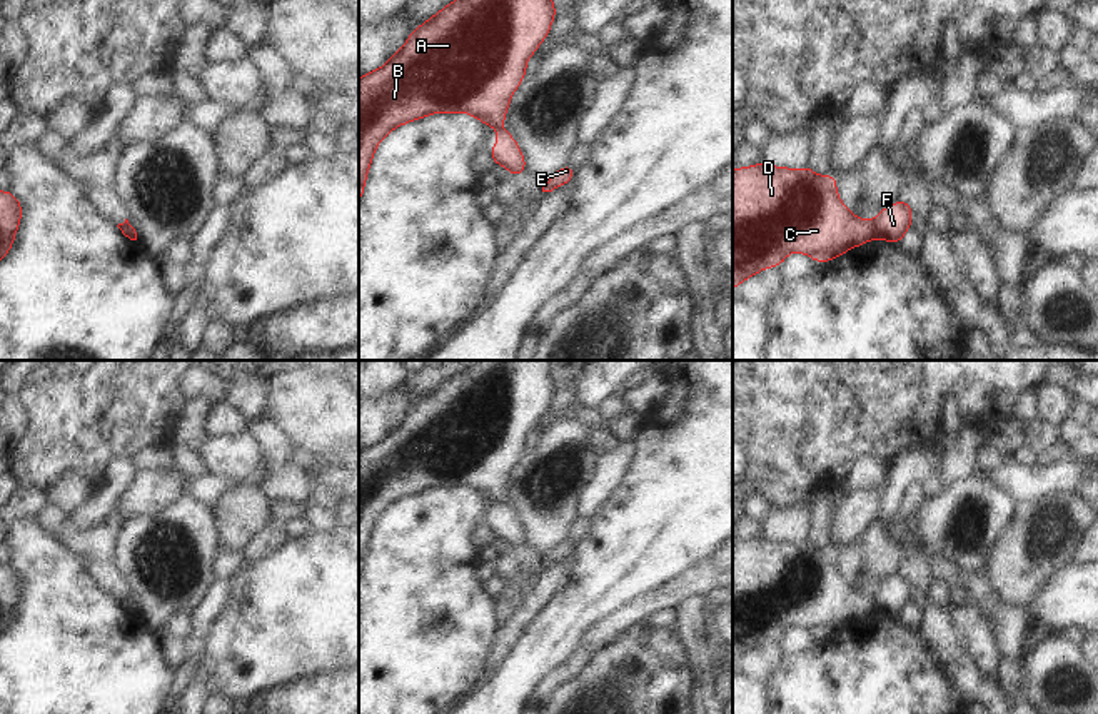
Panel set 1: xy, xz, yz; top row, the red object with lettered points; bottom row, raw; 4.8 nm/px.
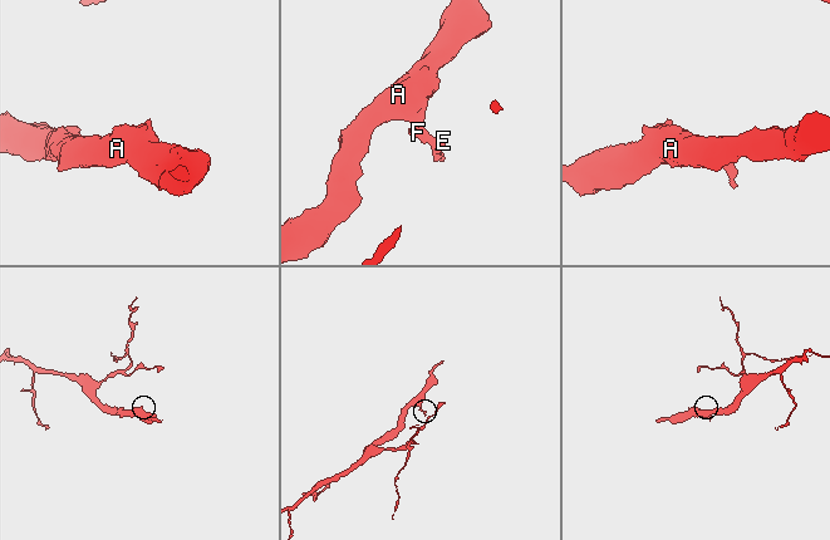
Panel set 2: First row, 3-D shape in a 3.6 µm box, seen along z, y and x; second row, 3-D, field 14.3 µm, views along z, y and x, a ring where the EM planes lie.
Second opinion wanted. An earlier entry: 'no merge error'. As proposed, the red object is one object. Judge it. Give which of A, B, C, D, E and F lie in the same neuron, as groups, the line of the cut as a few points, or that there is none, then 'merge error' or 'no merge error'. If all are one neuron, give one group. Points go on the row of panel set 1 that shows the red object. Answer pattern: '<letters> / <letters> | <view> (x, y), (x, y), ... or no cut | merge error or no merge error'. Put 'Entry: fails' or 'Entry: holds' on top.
Entry: fails
A B C D / E F | yz (873, 222), (878, 236) | merge error

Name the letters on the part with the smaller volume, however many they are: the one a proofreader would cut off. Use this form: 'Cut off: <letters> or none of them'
Cut off: E, F

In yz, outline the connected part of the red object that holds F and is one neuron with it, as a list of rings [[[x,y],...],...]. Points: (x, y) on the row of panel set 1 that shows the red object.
[[[894,202],[878,214],[874,224],[879,239],[899,244],[906,230],[911,229],[911,204]]]

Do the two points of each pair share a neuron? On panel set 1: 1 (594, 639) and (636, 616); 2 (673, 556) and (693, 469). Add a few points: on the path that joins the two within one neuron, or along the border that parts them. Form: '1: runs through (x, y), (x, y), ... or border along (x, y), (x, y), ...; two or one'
1: runs through (604, 631), (626, 616); one
2: runs through (673, 534), (673, 509), (686, 491); one

